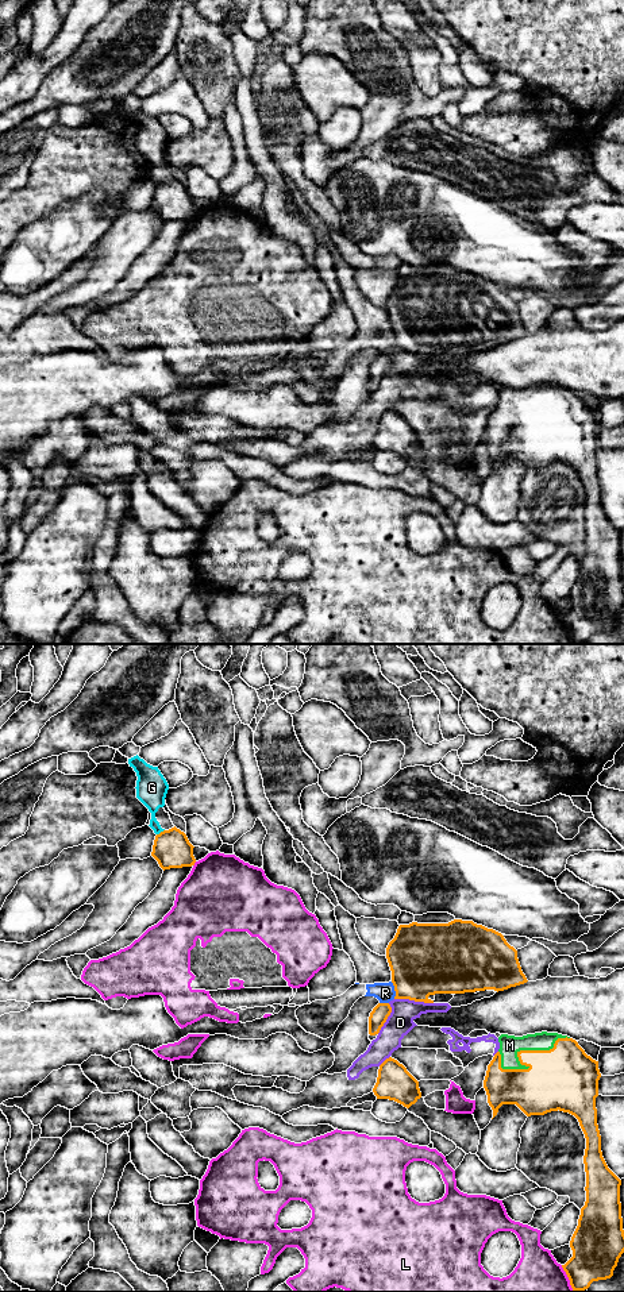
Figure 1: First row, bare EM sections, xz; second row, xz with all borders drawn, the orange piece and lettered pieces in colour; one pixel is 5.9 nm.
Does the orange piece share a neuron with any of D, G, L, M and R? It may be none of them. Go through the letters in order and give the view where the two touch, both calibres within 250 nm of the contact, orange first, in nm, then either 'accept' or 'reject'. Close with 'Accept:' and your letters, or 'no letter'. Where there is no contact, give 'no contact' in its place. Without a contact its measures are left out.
D: contact in xz; calibres 420 and 160 nm; reject
G: contact in xz; calibres 220 and 180 nm; reject
L: contact in xz; calibres 300 and 380 nm; reject
M: contact in xz; calibres 360 and 120 nm; accept
R: contact in xz; calibres 420 and 120 nm; reject
Accept: M

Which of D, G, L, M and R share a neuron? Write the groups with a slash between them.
D R / G / L / M

